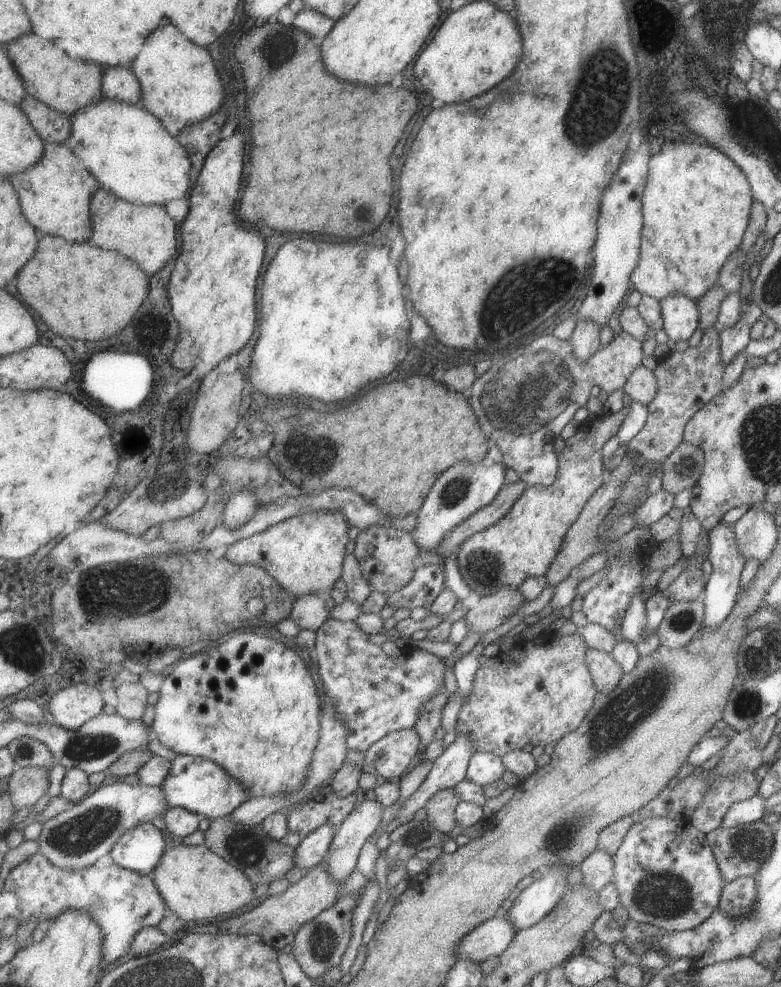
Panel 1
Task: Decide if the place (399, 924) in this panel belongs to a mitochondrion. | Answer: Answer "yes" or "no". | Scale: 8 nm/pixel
no

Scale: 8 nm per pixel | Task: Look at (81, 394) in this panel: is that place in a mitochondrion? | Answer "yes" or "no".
no

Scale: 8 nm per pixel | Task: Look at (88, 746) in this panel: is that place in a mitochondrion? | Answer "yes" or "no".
yes

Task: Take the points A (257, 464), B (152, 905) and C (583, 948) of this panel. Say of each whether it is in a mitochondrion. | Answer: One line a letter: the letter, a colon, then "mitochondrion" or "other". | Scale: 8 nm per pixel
A: other
B: other
C: other

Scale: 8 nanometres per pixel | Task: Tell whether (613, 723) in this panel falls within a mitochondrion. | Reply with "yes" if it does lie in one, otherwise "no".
yes

